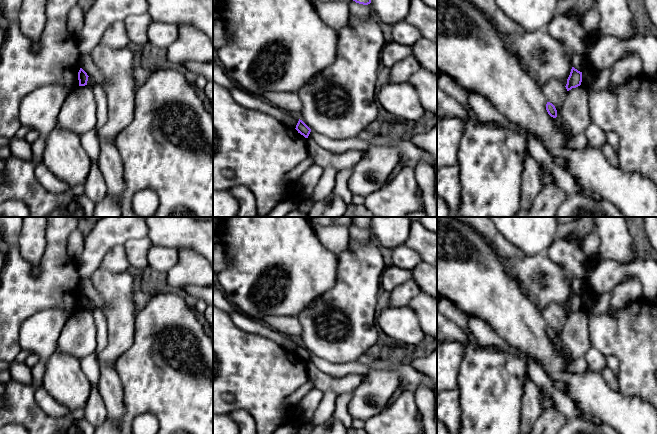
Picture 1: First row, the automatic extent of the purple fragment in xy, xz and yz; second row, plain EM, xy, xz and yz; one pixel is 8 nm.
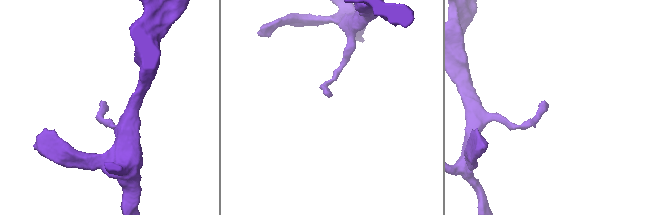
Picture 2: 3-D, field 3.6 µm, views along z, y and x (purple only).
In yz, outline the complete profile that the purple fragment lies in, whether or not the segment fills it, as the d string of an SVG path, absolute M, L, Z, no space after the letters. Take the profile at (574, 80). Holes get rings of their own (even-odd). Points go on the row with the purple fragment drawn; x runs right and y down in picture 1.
M572 67L570 75L567 79L567 84L565 86L567 91L571 90L572 88L580 86L581 82L582 82L582 72Z

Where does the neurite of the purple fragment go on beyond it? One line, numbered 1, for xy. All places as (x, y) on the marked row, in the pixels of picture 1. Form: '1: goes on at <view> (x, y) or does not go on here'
1: does not go on here

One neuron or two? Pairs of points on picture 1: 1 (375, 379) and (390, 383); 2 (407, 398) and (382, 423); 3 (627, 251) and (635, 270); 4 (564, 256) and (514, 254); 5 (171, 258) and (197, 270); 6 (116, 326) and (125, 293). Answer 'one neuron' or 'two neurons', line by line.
1: one neuron
2: one neuron
3: two neurons
4: two neurons
5: two neurons
6: one neuron

